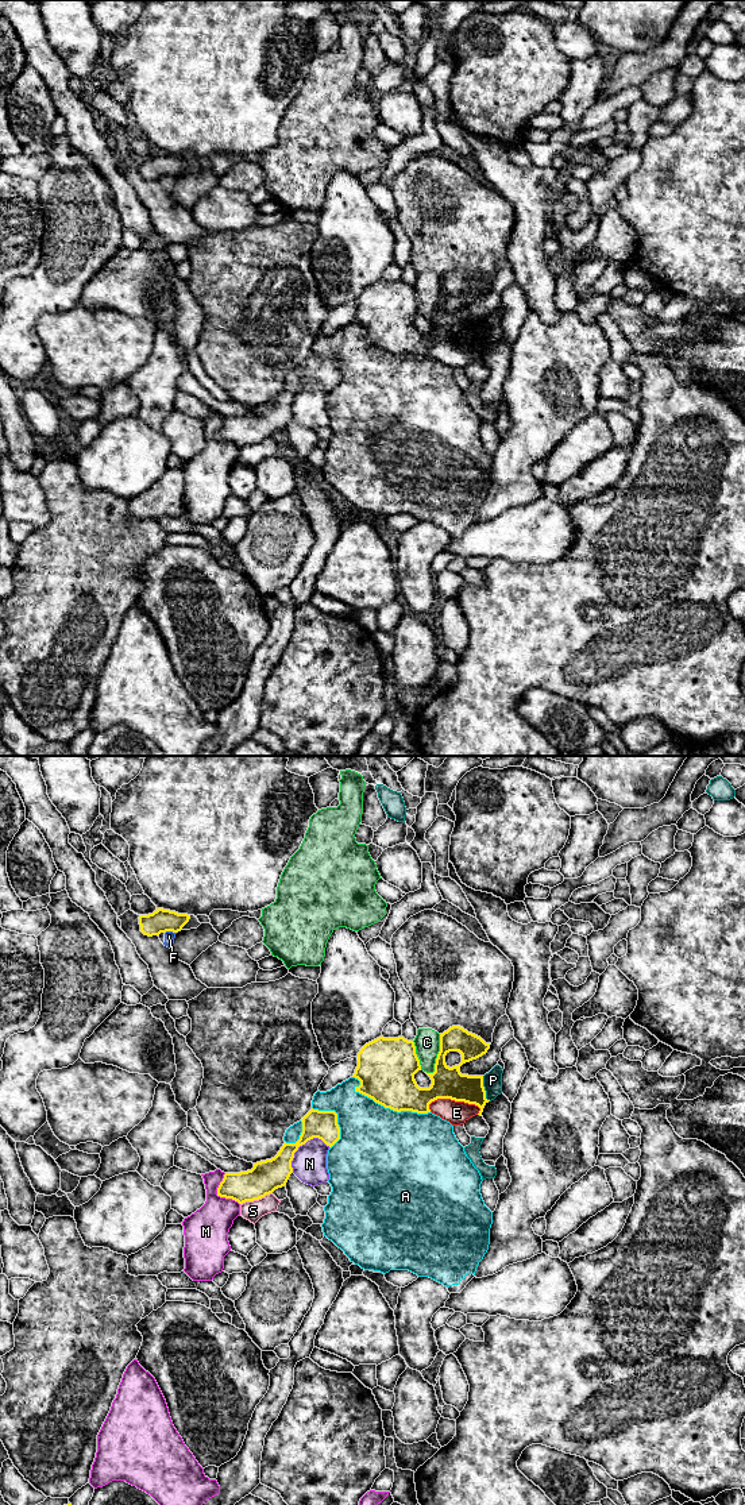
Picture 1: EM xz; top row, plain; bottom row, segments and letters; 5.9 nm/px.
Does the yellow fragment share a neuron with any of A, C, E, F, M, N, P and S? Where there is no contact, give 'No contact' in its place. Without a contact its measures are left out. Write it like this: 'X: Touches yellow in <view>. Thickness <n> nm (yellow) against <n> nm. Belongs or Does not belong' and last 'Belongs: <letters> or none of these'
A: Touches yellow in xz. Thickness 340 nm (yellow) against 480 nm. Does not belong
C: Touches yellow in xz. Thickness 260 nm (yellow) against 150 nm. Does not belong
E: Touches yellow in xz. Thickness 190 nm (yellow) against 140 nm. Does not belong
F: Touches yellow in xz. Thickness 140 nm (yellow) against 60 nm. Does not belong
M: Touches yellow in xz. Thickness 180 nm (yellow) against 260 nm. Does not belong
N: Touches yellow in xz. Thickness 180 nm (yellow) against 200 nm. Does not belong
P: Touches yellow in xz. Thickness 190 nm (yellow) against 110 nm. Does not belong
S: Touches yellow in xz. Thickness 190 nm (yellow) against 120 nm. Does not belong
Belongs: none of these

